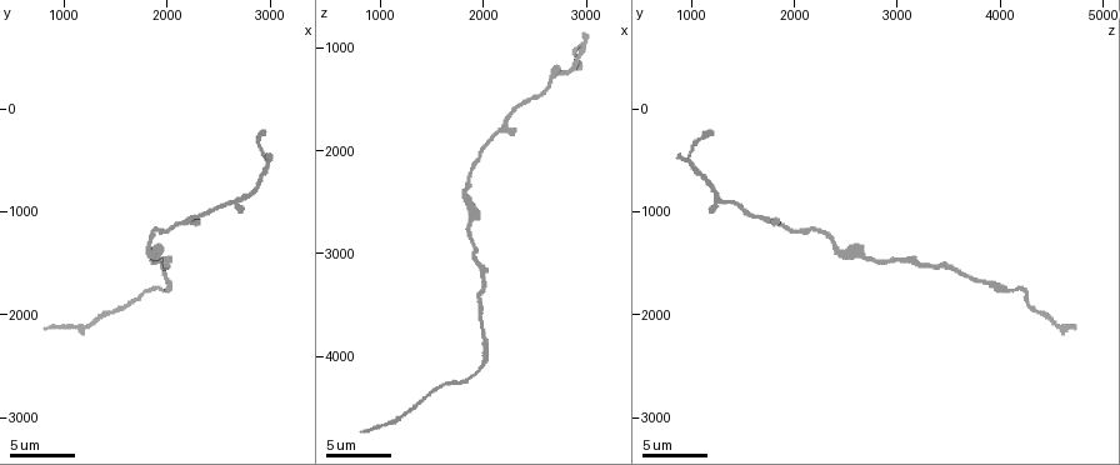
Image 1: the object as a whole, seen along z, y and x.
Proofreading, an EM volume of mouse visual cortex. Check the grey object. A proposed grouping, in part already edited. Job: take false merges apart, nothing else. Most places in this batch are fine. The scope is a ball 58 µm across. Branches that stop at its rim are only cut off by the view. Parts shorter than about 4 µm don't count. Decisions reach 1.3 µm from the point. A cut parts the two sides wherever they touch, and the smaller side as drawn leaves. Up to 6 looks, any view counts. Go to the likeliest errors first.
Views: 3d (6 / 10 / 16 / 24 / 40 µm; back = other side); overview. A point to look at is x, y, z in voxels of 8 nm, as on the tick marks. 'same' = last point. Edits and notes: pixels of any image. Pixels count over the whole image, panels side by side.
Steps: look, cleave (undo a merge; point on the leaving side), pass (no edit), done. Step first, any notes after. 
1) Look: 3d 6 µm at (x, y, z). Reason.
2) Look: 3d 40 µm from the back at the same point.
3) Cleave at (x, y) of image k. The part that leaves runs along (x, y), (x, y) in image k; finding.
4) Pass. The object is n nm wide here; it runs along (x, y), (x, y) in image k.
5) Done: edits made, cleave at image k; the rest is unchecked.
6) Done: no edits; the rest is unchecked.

Look: 3d 10 µm at (2640, 900, 1340). Side arm on a straight run.

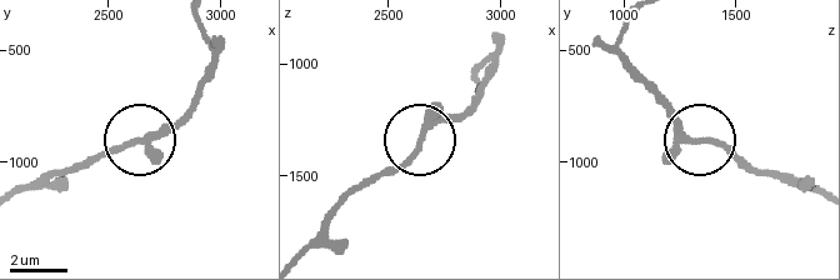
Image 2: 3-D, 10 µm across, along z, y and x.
Pass. It runs along (301, 245), (351, 195), (471, 104) in image 2; continuous, no second neuron.

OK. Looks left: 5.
Look: 3d 6 µm at (2020, 1740, 4020). Calibre changes.

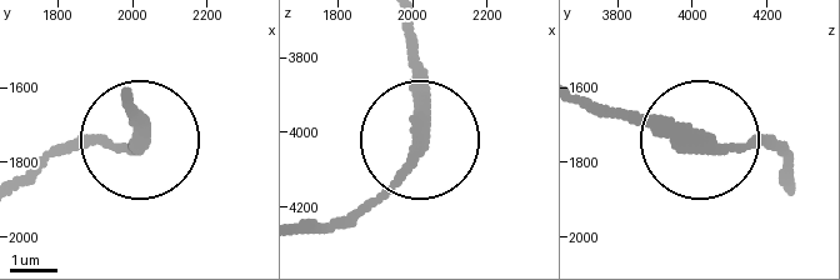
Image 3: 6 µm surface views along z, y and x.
Look: 3d 6 µm from the back at (2010, 1750, 4040). From behind.

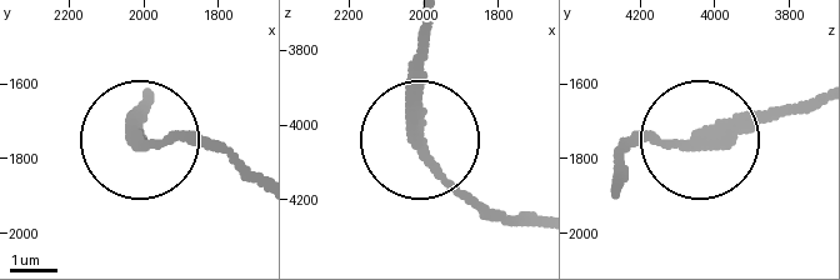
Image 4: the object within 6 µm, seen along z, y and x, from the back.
Pass. The object is 310 nm wide here; it runs along (149, 90), (138, 110), (145, 143), (216, 146) in image 4; one neuron here.

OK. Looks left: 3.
Look: 3d 6 µm at (1840, 1380, 2420). Thick turns thin.

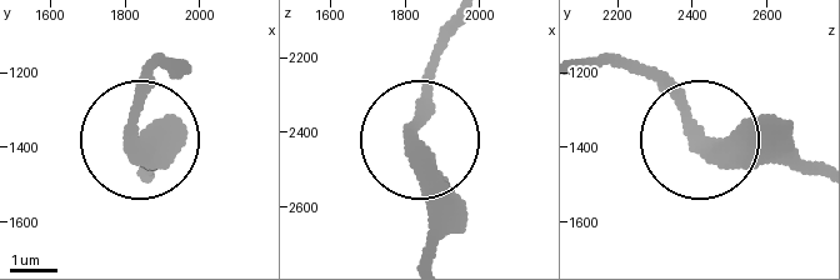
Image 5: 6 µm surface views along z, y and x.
Pass. It runs along (425, 254), (414, 115), (434, 71) in image 5; continuous, no second neuron.

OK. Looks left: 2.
Done: no edits; the rest is unchecked.

